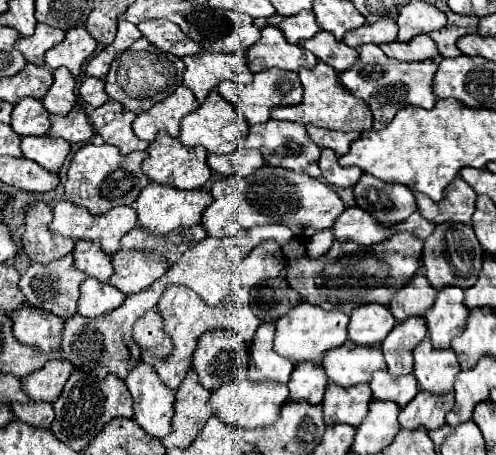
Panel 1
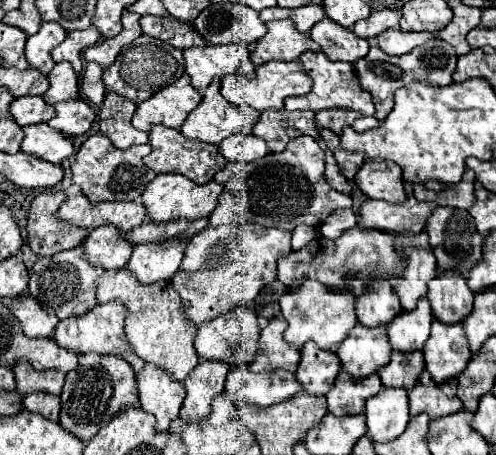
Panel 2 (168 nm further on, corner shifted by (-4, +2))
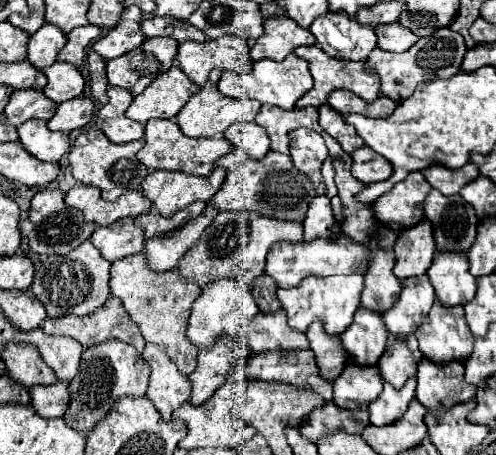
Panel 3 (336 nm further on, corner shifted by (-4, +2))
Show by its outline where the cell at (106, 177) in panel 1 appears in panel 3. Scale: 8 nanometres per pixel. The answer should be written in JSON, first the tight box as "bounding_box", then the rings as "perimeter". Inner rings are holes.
{"bounding_box":[69,128,149,200],"perimeter":[[[91,128],[75,140],[75,144],[69,152],[73,176],[81,184],[87,184],[87,186],[91,184],[91,186],[99,188],[101,196],[105,200],[115,200],[115,198],[119,198],[119,194],[125,194],[127,190],[139,190],[141,182],[149,174],[149,168],[137,160],[137,152],[141,148],[143,148],[143,140],[135,140],[135,142],[127,142],[127,144],[113,144],[105,138],[105,134],[101,130]]]}

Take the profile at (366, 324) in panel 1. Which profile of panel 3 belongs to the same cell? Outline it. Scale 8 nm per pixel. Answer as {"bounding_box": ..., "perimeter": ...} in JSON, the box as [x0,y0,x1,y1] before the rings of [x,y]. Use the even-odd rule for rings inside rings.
{"bounding_box":[361,250,401,312],"perimeter":[[[373,250],[369,268],[365,272],[365,288],[361,292],[361,308],[373,312],[387,312],[399,298],[401,282],[393,274],[393,252]]]}

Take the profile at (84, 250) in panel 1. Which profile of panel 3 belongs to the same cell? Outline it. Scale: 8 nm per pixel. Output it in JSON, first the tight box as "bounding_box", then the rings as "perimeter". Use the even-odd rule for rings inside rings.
{"bounding_box":[89,218,145,262],"perimeter":[[[123,218],[105,228],[97,228],[89,240],[101,250],[101,254],[109,262],[139,254],[145,246],[143,230],[135,226],[131,218]]]}

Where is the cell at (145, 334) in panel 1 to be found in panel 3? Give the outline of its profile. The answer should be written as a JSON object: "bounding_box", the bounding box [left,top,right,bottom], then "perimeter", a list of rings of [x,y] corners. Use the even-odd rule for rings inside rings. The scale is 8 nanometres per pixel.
{"bounding_box":[109,254,199,376],"perimeter":[[[143,254],[127,256],[117,260],[111,266],[109,290],[123,302],[129,318],[139,326],[145,342],[163,346],[167,356],[177,364],[179,372],[189,376],[197,366],[197,348],[185,338],[185,330],[189,324],[189,314],[195,298],[199,296],[199,288],[193,282],[183,280],[177,270],[171,272],[153,272],[147,270],[147,262]]]}

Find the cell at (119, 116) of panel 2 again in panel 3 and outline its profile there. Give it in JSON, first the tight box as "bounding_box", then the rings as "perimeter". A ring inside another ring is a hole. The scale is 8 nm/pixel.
{"bounding_box":[95,88,143,144],"perimeter":[[[109,88],[107,96],[109,96],[109,102],[97,114],[97,122],[95,122],[97,128],[113,144],[125,144],[125,142],[141,140],[143,138],[143,126],[125,116],[127,108],[133,102],[133,96],[127,94],[127,90],[123,90],[123,88]]]}

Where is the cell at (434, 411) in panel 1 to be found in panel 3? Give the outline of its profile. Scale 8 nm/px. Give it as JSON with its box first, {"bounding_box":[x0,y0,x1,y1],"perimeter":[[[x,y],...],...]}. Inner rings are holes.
{"bounding_box":[415,360,475,412],"perimeter":[[[421,360],[417,368],[417,392],[415,398],[429,410],[439,412],[455,404],[467,402],[475,396],[475,388],[463,380],[463,364],[451,362],[439,370],[431,362]]]}

